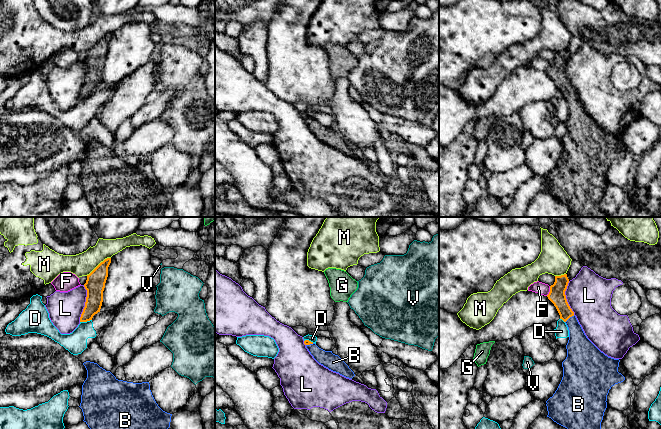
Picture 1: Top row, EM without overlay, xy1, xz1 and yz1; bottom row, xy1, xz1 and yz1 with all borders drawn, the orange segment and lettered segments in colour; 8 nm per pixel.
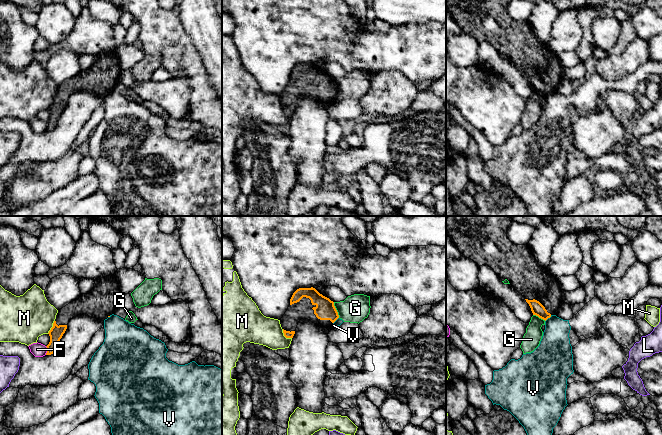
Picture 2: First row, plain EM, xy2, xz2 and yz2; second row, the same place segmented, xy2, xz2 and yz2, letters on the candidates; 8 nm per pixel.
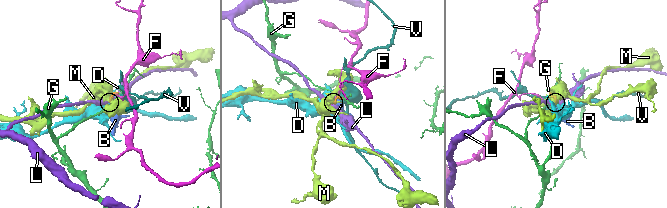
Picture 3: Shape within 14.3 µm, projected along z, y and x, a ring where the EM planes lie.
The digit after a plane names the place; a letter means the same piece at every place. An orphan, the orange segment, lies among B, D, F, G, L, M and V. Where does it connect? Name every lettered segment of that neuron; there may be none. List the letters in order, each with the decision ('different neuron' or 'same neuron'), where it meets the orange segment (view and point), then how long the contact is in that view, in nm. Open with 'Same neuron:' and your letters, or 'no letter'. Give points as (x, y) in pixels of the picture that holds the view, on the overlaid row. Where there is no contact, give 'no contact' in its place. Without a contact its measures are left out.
Same neuron: B
B: same neuron | yz1 (569, 317) | 100 nm
D: different neuron | xy1 (85, 321) | 100 nm
F: different neuron | yz1 (550, 291) | 90 nm
G: different neuron | xz2 (336, 310) | 140 nm
L: different neuron | xy1 (85, 303) | 300 nm
M: different neuron | xy1 (99, 264) | 240 nm
V: different neuron | yz2 (548, 317) | 80 nm

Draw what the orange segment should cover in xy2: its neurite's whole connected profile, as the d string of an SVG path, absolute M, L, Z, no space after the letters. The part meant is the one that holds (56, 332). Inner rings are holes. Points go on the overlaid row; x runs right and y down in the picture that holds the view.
M115 275L95 281L93 289L60 309L53 327L49 331L50 342L46 355L55 352L57 345L67 329L69 321L77 315L86 315L104 321L112 315L120 304L122 293Z

